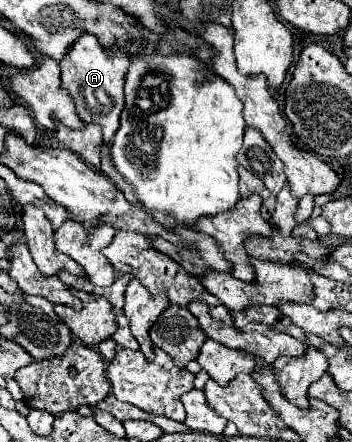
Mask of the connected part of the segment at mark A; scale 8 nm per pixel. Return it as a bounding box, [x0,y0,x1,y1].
[60,33,130,145]

